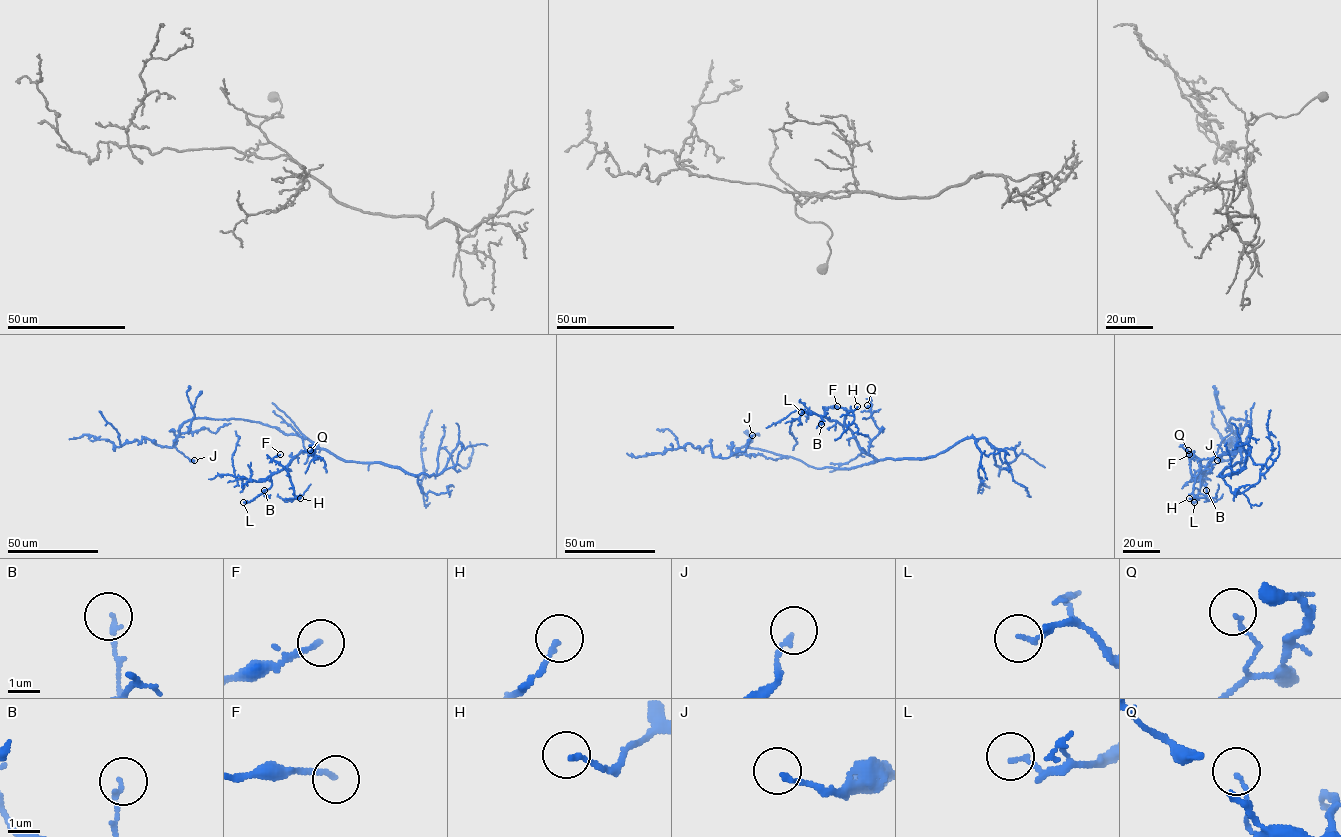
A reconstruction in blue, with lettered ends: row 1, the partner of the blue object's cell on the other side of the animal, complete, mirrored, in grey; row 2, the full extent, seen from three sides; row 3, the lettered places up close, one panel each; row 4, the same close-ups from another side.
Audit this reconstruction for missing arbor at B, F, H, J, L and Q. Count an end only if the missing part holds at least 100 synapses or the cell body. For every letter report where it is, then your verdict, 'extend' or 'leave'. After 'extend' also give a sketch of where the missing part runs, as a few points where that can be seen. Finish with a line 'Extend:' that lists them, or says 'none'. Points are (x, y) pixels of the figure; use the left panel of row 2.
B: (264, 490) | leave
F: (280, 454) | leave
H: (300, 498) | leave
J: (194, 460) | leave
L: (243, 502) | leave
Q: (310, 450) | leave
Extend: none

